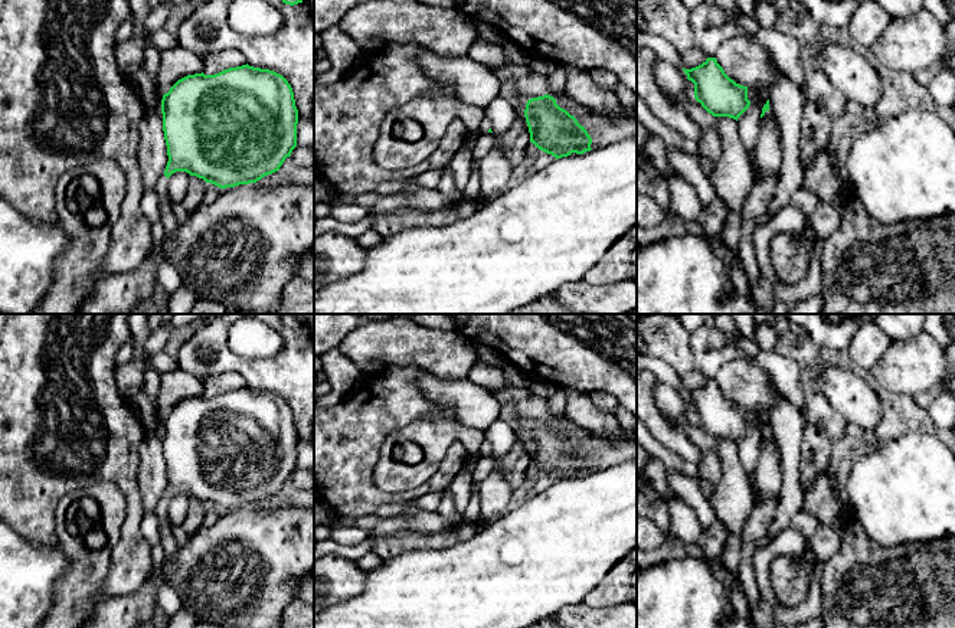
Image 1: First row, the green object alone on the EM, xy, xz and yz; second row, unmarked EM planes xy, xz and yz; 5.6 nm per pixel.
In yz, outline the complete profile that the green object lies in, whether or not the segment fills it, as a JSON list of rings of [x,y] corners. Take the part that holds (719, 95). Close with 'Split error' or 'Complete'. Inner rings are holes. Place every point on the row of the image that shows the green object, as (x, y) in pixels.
[[[707,58],[701,65],[684,69],[694,84],[694,98],[713,117],[737,118],[749,108],[748,86],[730,79],[716,58]]]. Complete

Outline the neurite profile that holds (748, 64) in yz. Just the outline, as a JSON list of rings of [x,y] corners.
[[[743,36],[726,39],[714,55],[725,73],[743,86],[758,85],[769,94],[774,81],[784,75],[772,55]]]

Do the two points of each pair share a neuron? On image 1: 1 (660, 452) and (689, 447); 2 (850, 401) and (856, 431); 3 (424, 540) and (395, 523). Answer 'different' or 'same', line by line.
1: different
2: different
3: different

